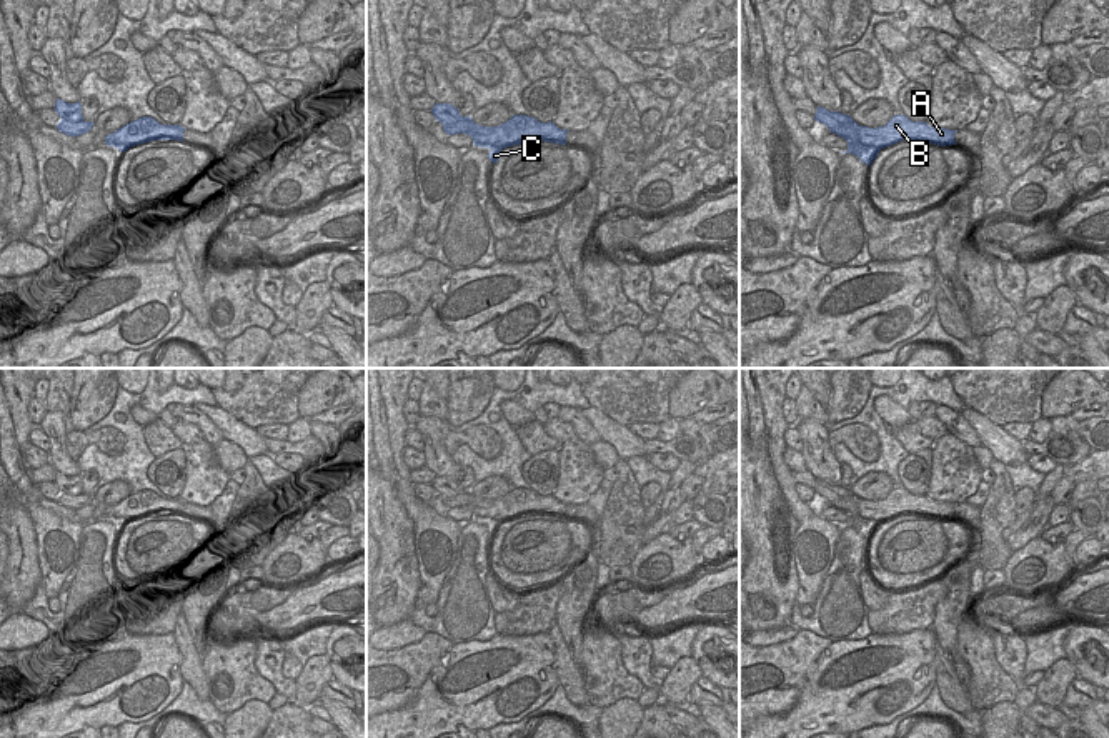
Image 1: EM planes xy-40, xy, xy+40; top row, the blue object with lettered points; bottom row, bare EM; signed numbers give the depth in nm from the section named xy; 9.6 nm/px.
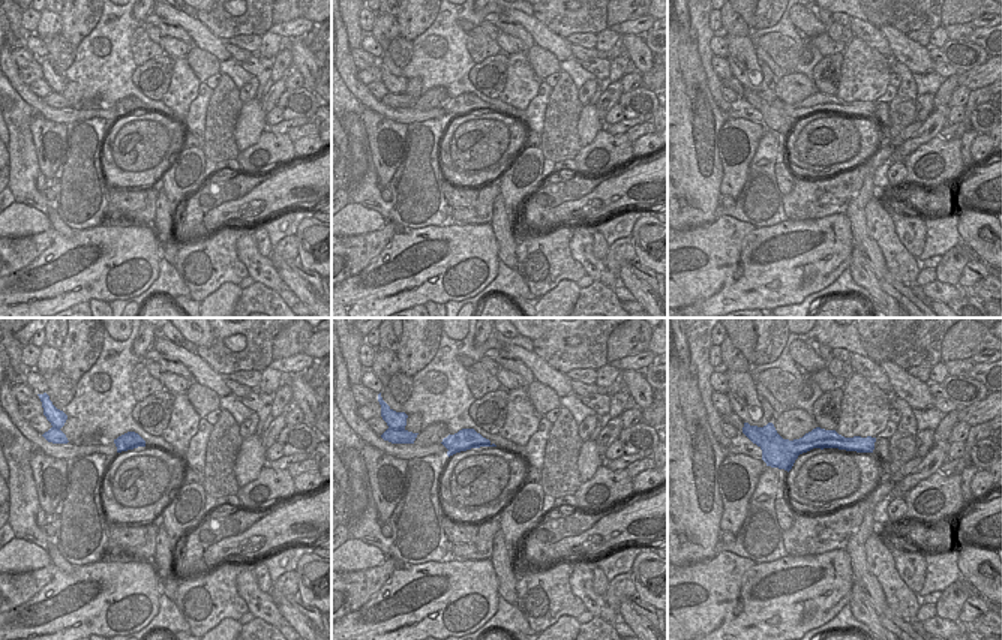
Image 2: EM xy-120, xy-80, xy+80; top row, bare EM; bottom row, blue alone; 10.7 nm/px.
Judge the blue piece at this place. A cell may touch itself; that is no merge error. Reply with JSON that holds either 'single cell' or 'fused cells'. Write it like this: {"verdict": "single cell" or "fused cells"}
{"verdict": "fused cells"}

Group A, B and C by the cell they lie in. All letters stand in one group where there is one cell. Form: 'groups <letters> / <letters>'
groups A B / C

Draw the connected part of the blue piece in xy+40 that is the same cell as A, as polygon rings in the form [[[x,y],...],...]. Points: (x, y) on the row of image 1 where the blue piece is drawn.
[[[894,115],[884,127],[869,128],[858,123],[843,123],[834,120],[826,125],[838,137],[846,135],[848,143],[861,143],[864,147],[886,148],[903,140],[956,145],[954,133],[957,130],[929,127],[926,122],[911,122],[906,115]]]

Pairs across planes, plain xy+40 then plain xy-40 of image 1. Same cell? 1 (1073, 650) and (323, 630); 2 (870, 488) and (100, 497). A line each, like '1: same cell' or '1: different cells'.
1: different cells
2: same cell

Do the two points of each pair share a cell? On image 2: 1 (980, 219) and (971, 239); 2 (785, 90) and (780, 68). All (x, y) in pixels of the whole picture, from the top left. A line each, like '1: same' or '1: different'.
1: same
2: different

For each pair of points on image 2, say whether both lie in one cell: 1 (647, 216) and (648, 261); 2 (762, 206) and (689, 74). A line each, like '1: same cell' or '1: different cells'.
1: same cell
2: different cells

